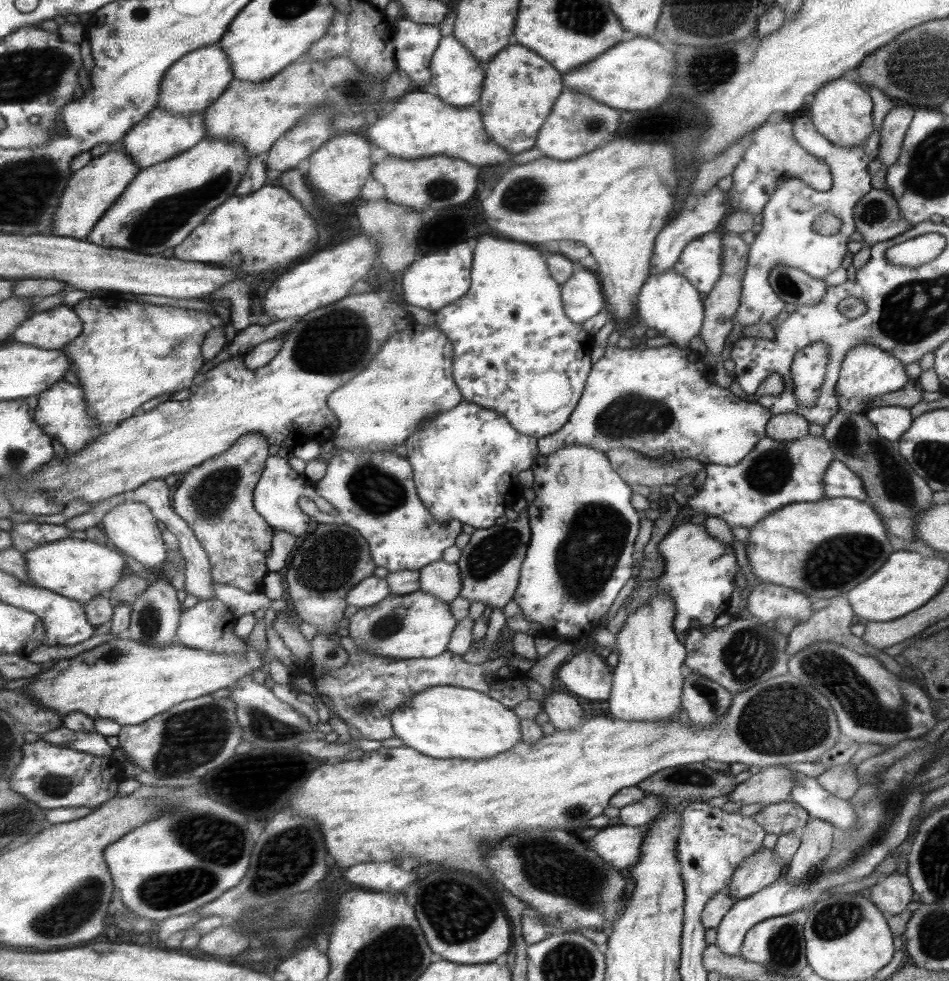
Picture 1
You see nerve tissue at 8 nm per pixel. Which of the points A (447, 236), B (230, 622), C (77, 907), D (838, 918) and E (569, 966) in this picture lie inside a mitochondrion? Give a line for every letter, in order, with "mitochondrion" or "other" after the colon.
A: other
B: other
C: mitochondrion
D: mitochondrion
E: mitochondrion

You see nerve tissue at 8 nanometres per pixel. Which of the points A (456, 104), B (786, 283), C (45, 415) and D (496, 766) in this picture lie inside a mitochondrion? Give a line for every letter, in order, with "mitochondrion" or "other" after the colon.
A: other
B: mitochondrion
C: other
D: other

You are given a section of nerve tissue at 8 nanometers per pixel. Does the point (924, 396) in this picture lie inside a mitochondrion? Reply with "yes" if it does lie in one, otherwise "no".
no

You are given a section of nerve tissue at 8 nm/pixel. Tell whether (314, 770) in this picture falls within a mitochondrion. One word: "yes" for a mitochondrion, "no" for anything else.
no

